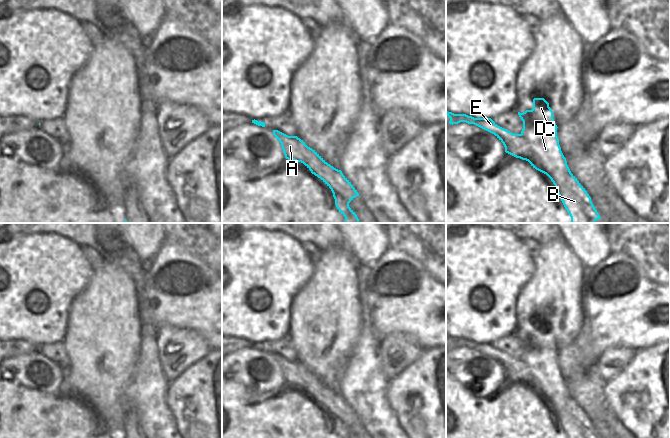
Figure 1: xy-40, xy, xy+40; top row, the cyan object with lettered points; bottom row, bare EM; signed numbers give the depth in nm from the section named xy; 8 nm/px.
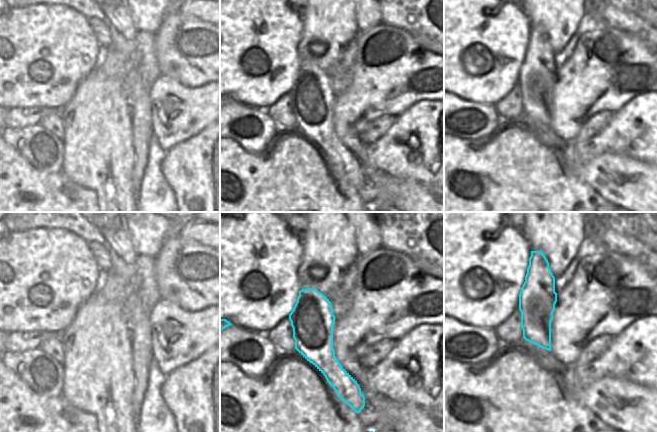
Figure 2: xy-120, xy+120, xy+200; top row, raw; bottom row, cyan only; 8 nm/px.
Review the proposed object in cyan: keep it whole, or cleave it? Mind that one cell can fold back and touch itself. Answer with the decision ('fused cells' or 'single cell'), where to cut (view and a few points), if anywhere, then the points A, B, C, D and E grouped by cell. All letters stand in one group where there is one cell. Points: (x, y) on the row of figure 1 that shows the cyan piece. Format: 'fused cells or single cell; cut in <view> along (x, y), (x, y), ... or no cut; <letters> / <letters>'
fused cells; cut in xy+40 along (520, 134), (530, 145), (530, 158), (528, 161); A E / B C D

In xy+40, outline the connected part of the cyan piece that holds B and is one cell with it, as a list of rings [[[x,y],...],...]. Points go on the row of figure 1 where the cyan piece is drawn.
[[[534,98],[533,109],[518,112],[518,115],[523,121],[521,135],[531,145],[528,162],[551,179],[571,217],[571,223],[595,223],[601,217],[591,197],[567,165],[549,103],[544,98]]]

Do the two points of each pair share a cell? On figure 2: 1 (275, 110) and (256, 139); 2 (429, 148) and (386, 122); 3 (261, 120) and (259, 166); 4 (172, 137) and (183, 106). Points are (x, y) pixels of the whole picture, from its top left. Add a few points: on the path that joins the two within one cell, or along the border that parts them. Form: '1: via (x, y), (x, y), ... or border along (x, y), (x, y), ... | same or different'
1: border along (266, 110), (274, 122), (275, 130) | different
2: border along (398, 116), (395, 122), (374, 142) | different
3: border along (275, 133), (259, 152), (248, 152), (238, 144) | different
4: via (172, 129), (172, 122), (180, 114) | same

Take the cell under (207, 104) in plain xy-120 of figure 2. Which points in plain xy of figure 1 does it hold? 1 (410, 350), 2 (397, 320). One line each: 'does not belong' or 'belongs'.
1: belongs
2: does not belong

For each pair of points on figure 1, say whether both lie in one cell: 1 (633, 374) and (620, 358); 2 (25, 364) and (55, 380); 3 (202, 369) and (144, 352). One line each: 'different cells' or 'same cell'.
1: different cells
2: same cell
3: different cells

